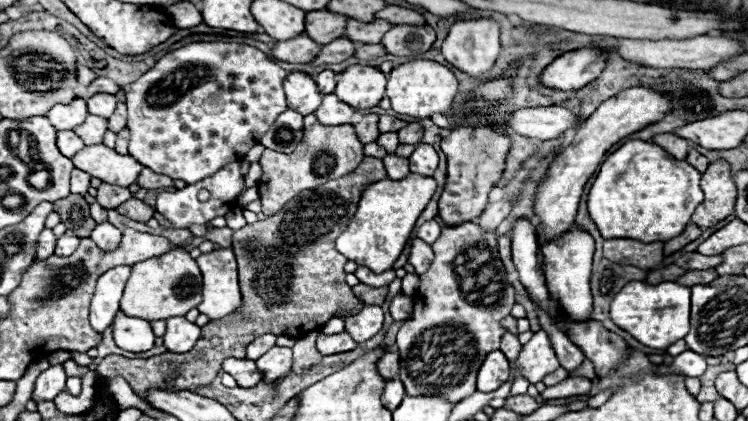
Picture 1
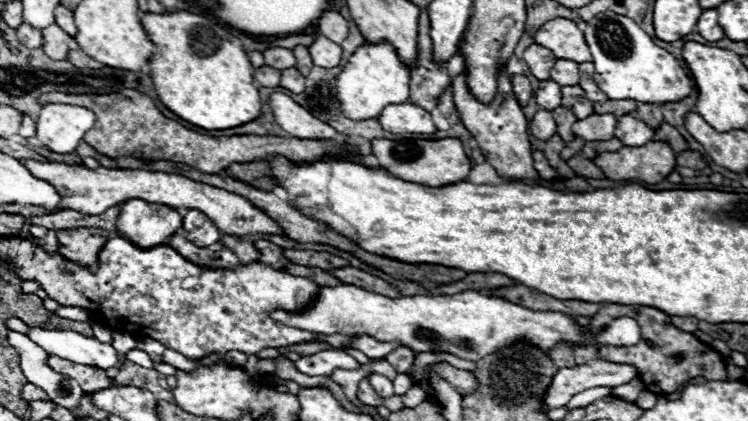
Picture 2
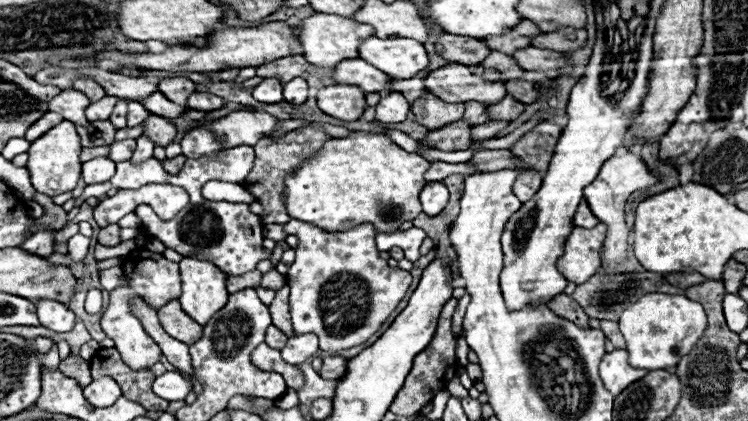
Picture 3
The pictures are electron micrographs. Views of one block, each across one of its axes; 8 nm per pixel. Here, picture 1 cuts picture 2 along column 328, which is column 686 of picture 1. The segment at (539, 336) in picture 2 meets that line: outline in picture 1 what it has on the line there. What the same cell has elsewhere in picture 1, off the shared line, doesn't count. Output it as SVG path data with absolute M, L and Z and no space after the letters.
M628 282L612 300L610 318L644 346L666 350L676 340L682 340L690 330L690 288L676 282L662 282L658 286Z

